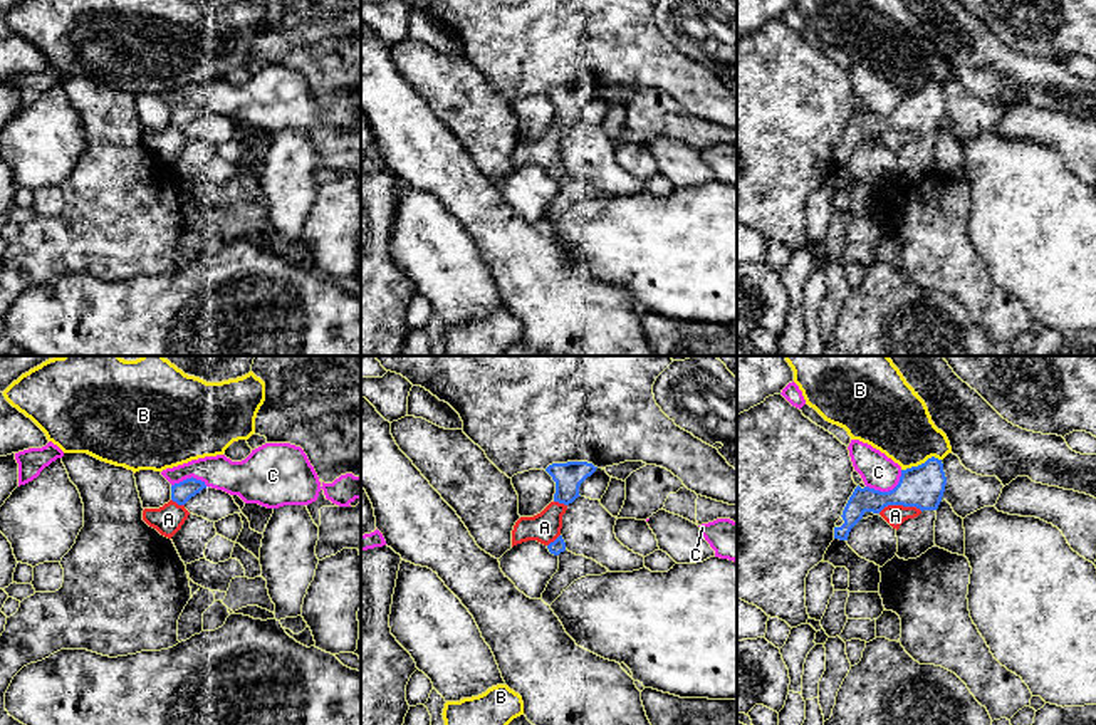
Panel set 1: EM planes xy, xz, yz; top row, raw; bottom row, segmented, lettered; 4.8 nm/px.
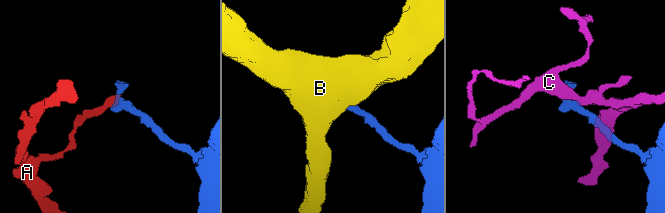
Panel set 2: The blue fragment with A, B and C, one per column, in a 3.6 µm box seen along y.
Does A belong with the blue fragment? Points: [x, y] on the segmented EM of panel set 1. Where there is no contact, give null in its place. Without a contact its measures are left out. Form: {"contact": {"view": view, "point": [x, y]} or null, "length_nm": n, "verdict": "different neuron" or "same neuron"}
{"contact": {"view": "yz", "point": [900, 504]}, "length_nm": 220, "verdict": "different neuron"}

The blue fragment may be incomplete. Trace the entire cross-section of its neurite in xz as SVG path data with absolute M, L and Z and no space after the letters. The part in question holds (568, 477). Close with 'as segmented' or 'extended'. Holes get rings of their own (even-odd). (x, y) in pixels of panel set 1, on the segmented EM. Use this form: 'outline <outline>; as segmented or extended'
outline M587 462L552 463L545 472L556 482L554 502L569 505L579 495L581 483L596 472L598 467Z; as segmented

